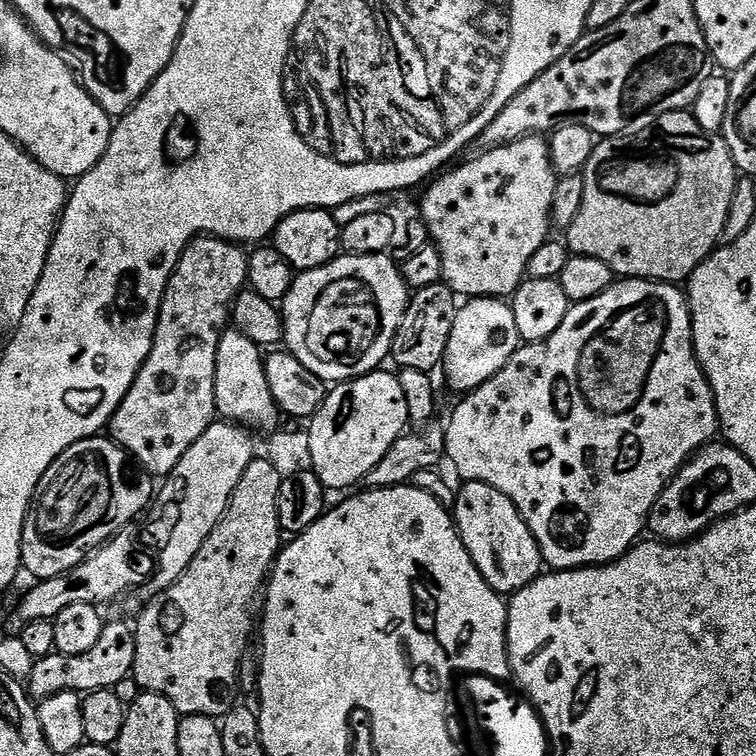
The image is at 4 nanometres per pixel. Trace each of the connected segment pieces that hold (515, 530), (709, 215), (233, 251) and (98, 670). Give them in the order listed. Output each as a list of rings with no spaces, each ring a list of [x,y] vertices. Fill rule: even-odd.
[[[477,480],[461,483],[456,494],[454,519],[474,566],[478,566],[482,578],[486,578],[494,591],[501,594],[517,592],[541,575],[538,542],[522,514],[518,514],[518,506],[514,506],[502,490],[494,490],[494,486],[486,486]]]
[[[685,110],[662,114],[645,132],[603,137],[582,175],[582,206],[566,230],[569,253],[598,258],[620,278],[680,286],[720,244],[738,169],[723,135],[702,130]]]
[[[201,236],[189,244],[185,252],[181,254],[179,262],[176,263],[174,274],[170,278],[167,290],[164,292],[164,301],[160,303],[160,317],[158,318],[156,337],[152,343],[150,354],[142,366],[142,370],[134,378],[126,398],[122,398],[118,410],[112,415],[110,425],[111,439],[115,440],[144,471],[152,473],[153,477],[166,478],[169,476],[174,470],[174,466],[178,466],[178,462],[182,462],[182,454],[186,454],[186,450],[190,450],[190,446],[194,446],[194,442],[198,442],[198,438],[202,438],[202,434],[206,434],[206,430],[217,419],[218,413],[216,411],[216,399],[214,398],[216,355],[218,354],[218,346],[220,345],[222,334],[233,319],[236,299],[238,299],[241,292],[245,291],[248,284],[248,258],[249,253],[241,245],[231,240],[218,240],[214,236]]]
[[[116,620],[105,623],[102,638],[98,638],[98,646],[94,650],[86,650],[86,654],[67,656],[55,651],[51,656],[43,656],[31,665],[26,677],[26,691],[33,701],[39,702],[54,694],[78,692],[87,694],[98,690],[114,689],[123,679],[131,677],[136,653],[136,633],[131,623],[123,624]]]

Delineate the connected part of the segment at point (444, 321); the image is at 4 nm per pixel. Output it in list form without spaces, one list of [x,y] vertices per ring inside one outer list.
[[[441,282],[434,286],[426,286],[425,288],[417,288],[411,293],[408,301],[408,309],[404,312],[402,322],[398,326],[398,334],[392,343],[391,363],[396,363],[397,369],[403,370],[422,370],[429,374],[435,373],[444,363],[444,355],[446,354],[446,346],[450,342],[450,330],[454,330],[454,318],[456,317],[456,309],[458,307],[458,297],[447,284]]]

